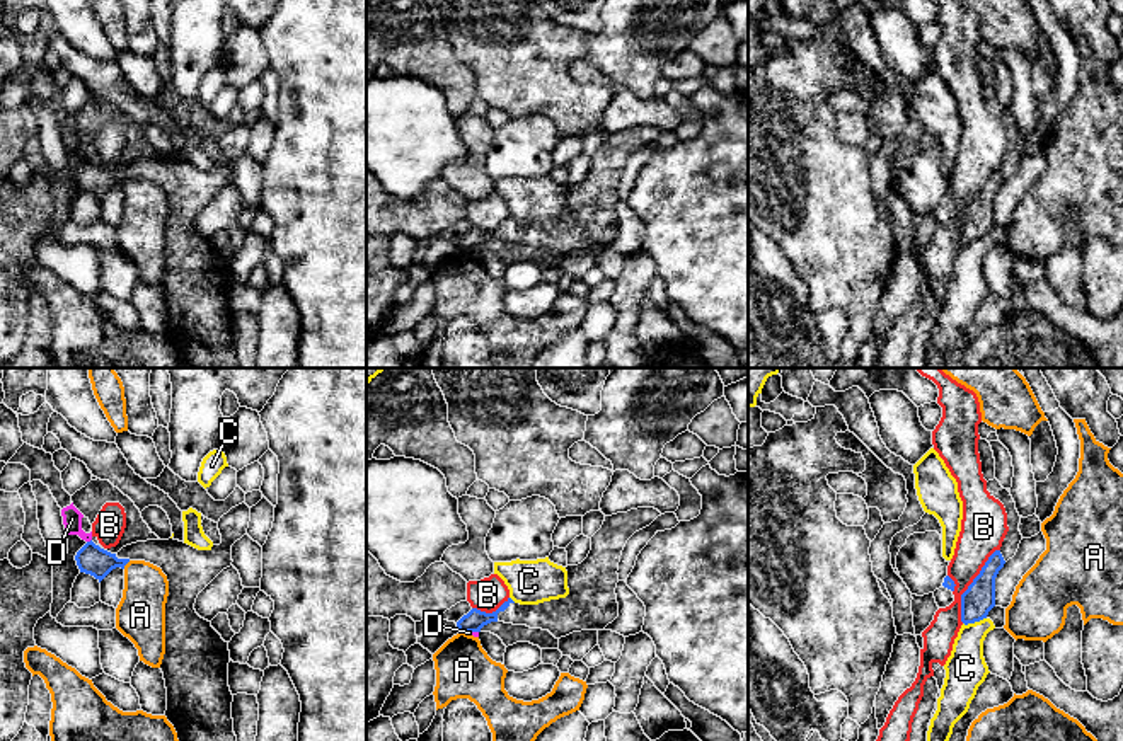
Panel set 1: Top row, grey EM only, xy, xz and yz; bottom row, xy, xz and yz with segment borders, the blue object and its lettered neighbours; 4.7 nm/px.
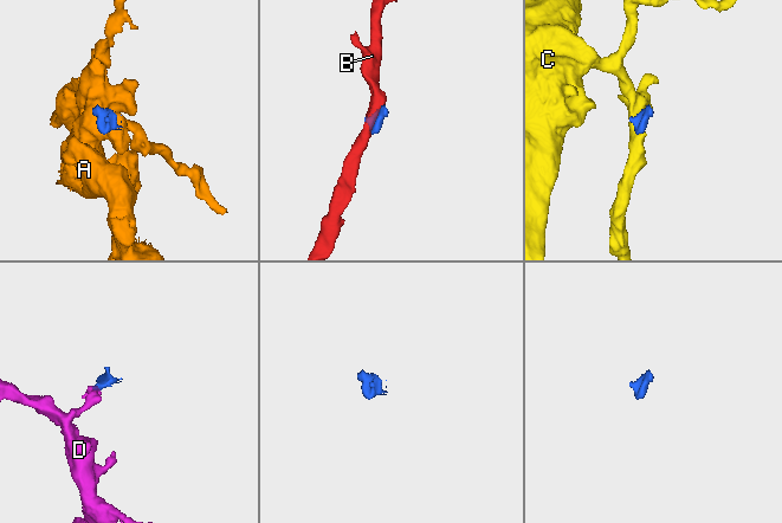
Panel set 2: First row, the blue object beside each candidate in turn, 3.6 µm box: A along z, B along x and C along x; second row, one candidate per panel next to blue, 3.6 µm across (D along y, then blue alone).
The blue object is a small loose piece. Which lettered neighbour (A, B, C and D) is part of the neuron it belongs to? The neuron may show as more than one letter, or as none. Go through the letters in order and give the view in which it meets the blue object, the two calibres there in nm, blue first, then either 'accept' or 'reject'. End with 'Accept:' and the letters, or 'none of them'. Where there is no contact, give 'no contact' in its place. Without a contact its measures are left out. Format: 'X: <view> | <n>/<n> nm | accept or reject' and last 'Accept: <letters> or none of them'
A: xz | 100/260 nm | reject
B: yz | 150/200 nm | reject
C: yz | 150/190 nm | reject
D: xy | 140/100 nm | reject
Accept: none of them

